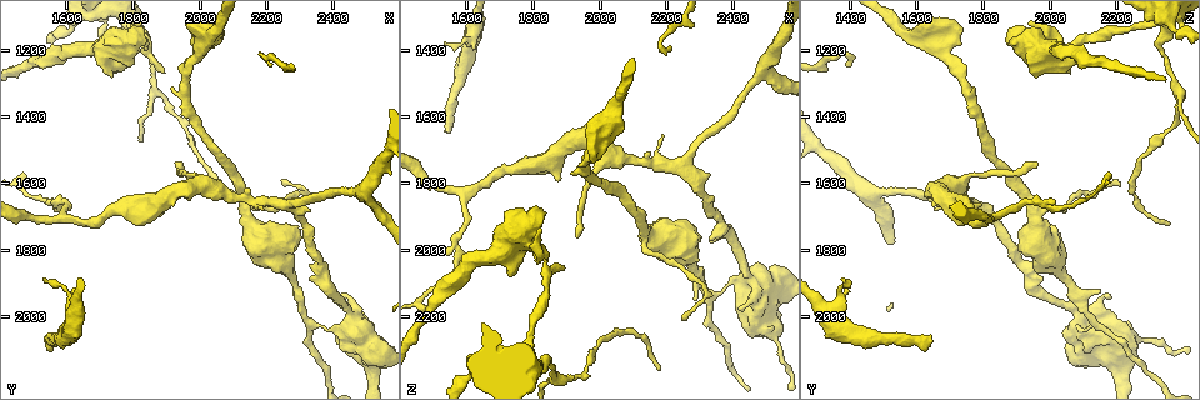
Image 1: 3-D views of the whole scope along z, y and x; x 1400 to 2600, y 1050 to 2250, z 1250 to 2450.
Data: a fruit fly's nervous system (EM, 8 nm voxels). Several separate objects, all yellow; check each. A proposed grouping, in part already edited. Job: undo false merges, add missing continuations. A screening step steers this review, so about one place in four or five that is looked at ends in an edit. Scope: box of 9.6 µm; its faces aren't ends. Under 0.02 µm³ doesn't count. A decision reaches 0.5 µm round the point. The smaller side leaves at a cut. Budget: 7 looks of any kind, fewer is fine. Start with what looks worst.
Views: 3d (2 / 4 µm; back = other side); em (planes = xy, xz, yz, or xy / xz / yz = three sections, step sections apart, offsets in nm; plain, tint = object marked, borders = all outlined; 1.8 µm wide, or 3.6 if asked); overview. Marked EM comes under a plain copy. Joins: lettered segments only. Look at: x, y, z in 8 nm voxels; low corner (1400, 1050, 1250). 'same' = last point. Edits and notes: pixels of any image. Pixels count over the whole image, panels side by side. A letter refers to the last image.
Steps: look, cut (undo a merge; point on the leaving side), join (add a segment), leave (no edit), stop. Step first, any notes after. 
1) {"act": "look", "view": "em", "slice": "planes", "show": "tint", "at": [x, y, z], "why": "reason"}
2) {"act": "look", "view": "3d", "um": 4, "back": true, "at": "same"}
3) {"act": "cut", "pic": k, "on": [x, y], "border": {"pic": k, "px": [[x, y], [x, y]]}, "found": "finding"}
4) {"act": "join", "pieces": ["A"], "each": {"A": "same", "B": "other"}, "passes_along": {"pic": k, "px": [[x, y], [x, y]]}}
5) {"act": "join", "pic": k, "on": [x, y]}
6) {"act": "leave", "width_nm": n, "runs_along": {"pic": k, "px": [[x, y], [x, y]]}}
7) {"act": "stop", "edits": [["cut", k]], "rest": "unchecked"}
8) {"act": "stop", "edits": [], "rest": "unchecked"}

{"act": "look", "view": "em", "slice": "xy", "step": 8, "show": "borders", "at": [1540, 1880, 1370], "why": "tapers out"}

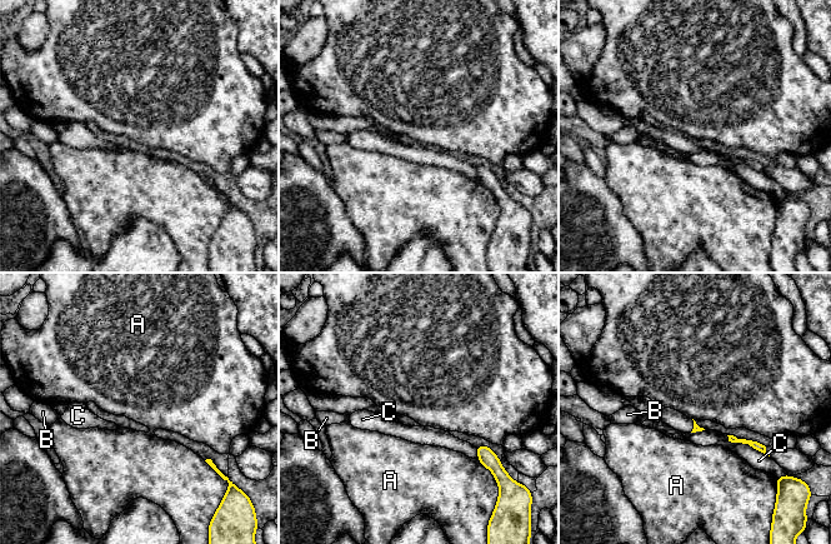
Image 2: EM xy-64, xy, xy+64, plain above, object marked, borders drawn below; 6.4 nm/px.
{"act": "leave", "longest_contact_nm": ["C", 320], "each": {"A": "other", "B": "other", "C": "other"}, "border": {"pic": 2, "px": [[477, 460], [486, 468]]}, "found": "none of them fits"}

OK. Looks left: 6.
{"act": "look", "view": "3d", "um": 2, "at": [1530, 2060, 1640], "why": "free end"}

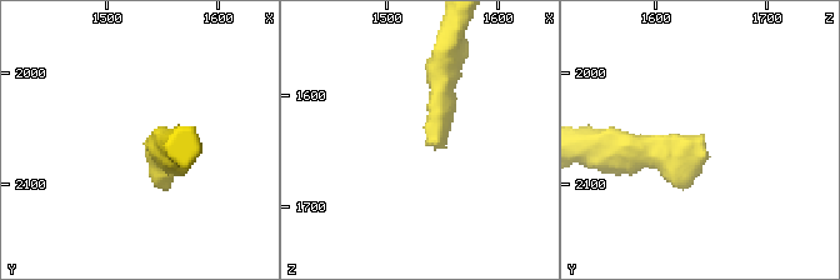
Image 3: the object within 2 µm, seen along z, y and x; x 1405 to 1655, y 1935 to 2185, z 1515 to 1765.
{"act": "look", "view": "em", "slice": "planes", "show": "borders", "at": [1542, 2054, 1640]}

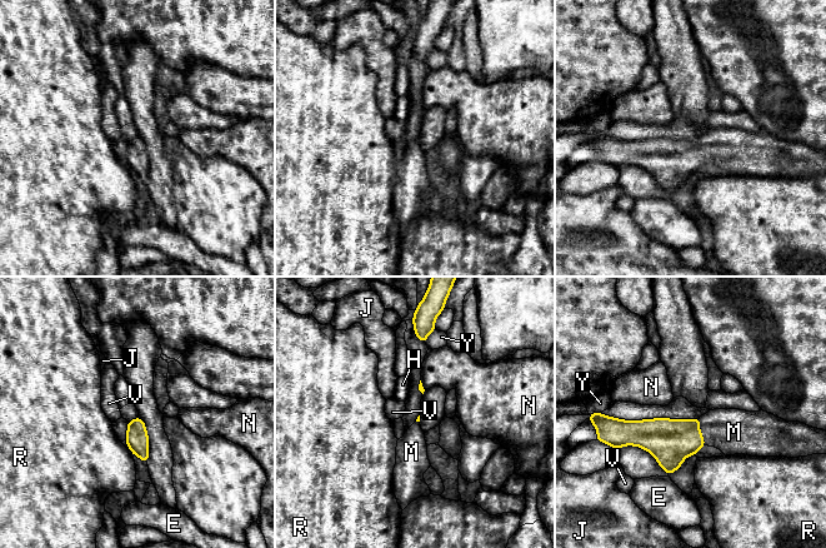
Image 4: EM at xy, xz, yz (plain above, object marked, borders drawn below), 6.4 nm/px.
{"act": "join", "pieces": ["M"], "longest_contact_nm": ["M", 180], "each": {"E": "other", "H": "other", "J": "other", "M": "same", "N": "other", "R": "other", "V": "other", "Y": "other"}, "passes_along": {"pic": 4, "px": [[669, 441], [700, 432], [734, 432]]}, "found": "the neuron continues"}

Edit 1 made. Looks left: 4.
{"act": "look", "view": "overview", "why": "redraw"}

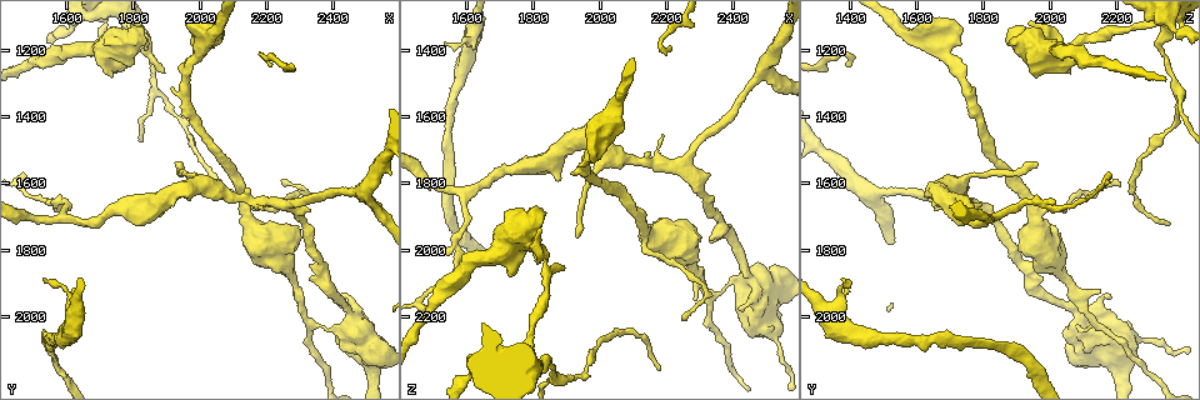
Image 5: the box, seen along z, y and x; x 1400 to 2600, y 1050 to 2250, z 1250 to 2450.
{"act": "look", "view": "em", "um": 3.6, "slice": "xz", "step": 16, "show": "tint", "at": [2430, 2040, 2090], "why": "thin arm on a thick one"}

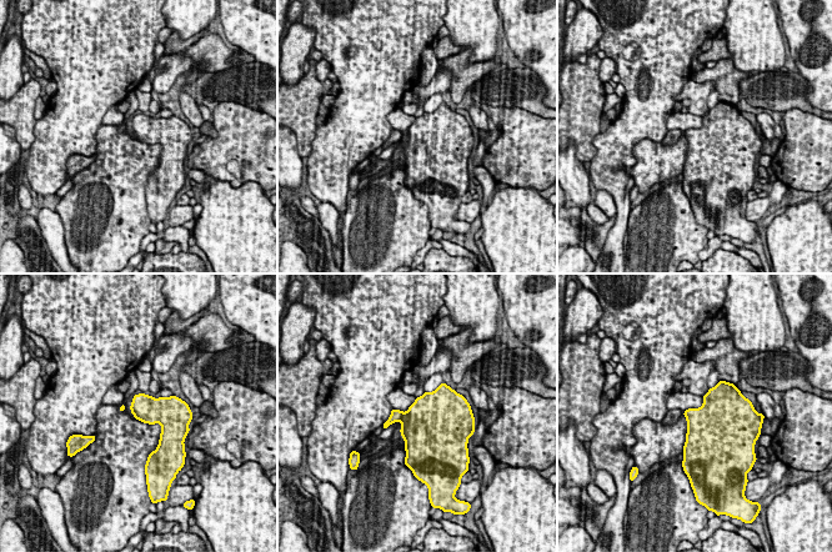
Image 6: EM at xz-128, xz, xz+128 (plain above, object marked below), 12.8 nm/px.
{"act": "look", "view": "em", "um": 3.6, "slice": "xz", "step": 16, "show": "borders", "at": "same", "why": "what lies round it"}

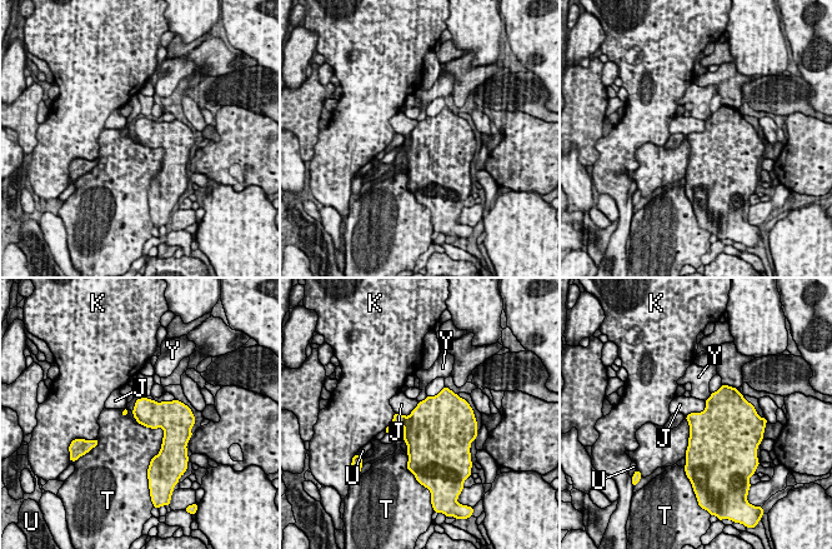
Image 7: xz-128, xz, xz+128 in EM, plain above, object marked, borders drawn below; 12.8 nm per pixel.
{"act": "cut", "pic": 7, "on": [399, 419], "width_nm": 320, "each": {"J": "other", "K": "other", "T": "other", "U": "other", "Y": "other"}, "border": {"pic": 7, "px": [[406, 417], [402, 424]]}, "found": "a second neuron is stuck on"}

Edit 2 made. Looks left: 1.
{"act": "stop", "edits": [["join", 4], ["cut", 7]], "rest": "unchecked"}

